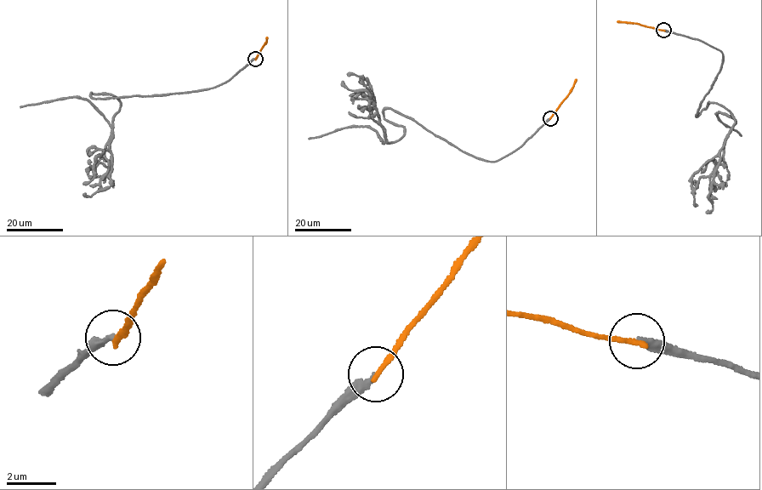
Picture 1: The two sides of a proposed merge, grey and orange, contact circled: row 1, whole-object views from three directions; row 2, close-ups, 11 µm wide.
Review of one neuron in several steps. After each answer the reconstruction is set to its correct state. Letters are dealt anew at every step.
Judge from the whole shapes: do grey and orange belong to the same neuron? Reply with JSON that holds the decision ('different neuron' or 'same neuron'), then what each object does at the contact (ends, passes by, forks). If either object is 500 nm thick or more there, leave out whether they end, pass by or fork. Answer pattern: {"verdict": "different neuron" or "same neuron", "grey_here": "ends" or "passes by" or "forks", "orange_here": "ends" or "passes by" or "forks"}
{"verdict": "different neuron", "grey_here": "ends", "orange_here": "ends"}

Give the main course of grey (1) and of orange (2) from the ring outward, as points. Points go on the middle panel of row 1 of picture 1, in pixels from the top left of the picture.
1: (550, 118), (491, 162), (389, 108), (385, 119), (404, 133), (387, 142), (369, 94), (342, 81)
2: (550, 118), (568, 94), (576, 78)

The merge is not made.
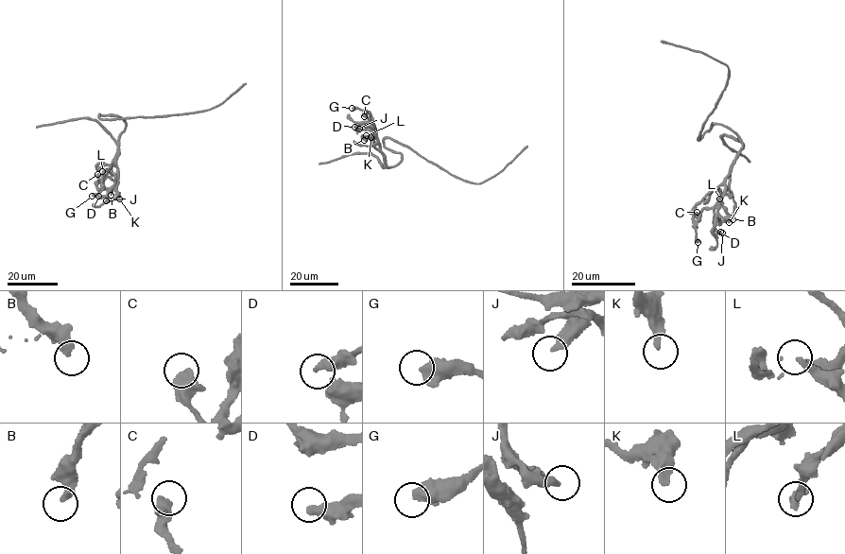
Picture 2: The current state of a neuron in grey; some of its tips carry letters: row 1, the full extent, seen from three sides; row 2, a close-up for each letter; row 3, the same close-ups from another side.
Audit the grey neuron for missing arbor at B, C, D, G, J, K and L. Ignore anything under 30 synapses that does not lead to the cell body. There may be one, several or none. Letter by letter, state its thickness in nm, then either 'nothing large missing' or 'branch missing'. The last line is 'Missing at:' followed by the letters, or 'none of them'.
B: calibre 360 nm; nothing large missing
C: calibre 360 nm; nothing large missing
D: calibre 400 nm; nothing large missing
G: calibre 600 nm; nothing large missing
J: calibre 360 nm; nothing large missing
K: calibre 320 nm; nothing large missing
L: calibre 200 nm; branch missing
Missing at: L

